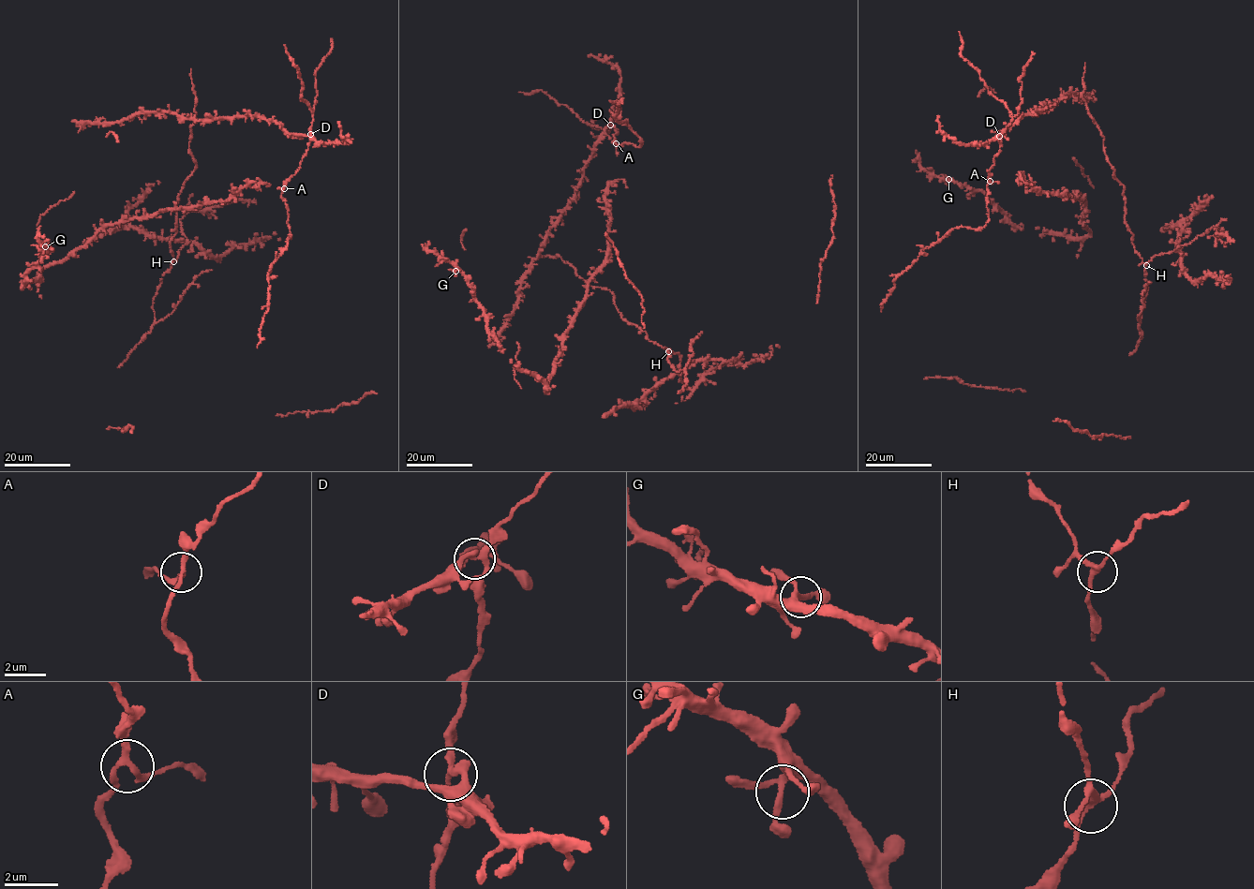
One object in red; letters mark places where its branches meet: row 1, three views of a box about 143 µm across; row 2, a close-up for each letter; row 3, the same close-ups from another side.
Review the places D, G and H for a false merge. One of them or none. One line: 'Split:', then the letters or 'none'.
Split: D

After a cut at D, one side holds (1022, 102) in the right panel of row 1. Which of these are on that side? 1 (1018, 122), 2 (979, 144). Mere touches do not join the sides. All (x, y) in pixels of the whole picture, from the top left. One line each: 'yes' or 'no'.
1: no
2: no

